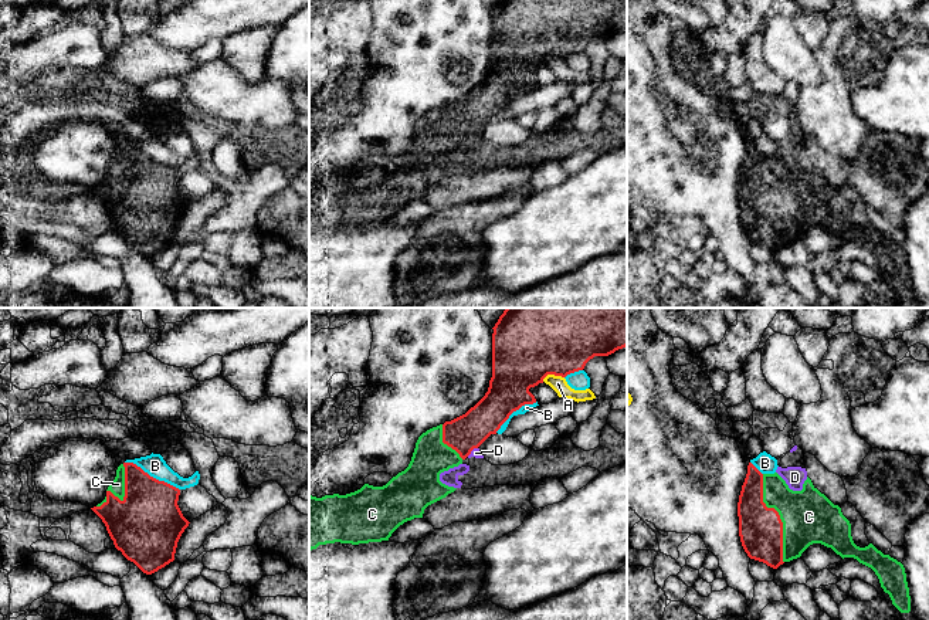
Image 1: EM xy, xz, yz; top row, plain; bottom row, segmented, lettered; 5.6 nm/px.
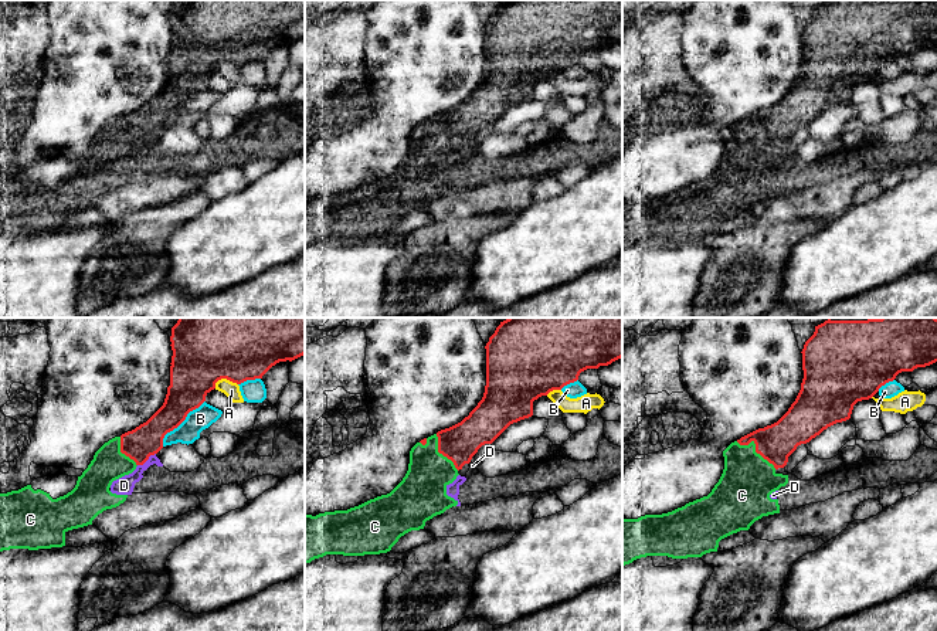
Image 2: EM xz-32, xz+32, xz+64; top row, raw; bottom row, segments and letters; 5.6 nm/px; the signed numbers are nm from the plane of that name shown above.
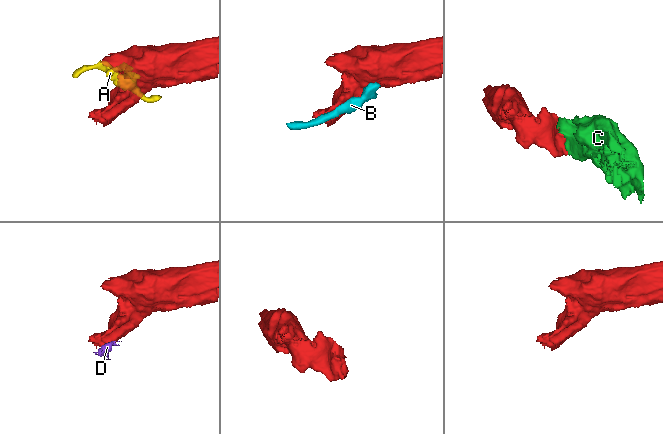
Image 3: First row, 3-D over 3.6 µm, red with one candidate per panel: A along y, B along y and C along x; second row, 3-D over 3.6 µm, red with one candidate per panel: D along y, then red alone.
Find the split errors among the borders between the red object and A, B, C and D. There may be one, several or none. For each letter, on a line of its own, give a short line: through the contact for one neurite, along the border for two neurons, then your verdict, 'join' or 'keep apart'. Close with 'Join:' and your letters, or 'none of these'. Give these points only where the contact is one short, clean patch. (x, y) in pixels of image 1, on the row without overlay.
A: keep apart
B: keep apart
C: join
D: line xz (477, 129), (467, 138); keep apart
Join: C

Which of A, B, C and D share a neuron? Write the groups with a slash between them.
A / B / C / D

